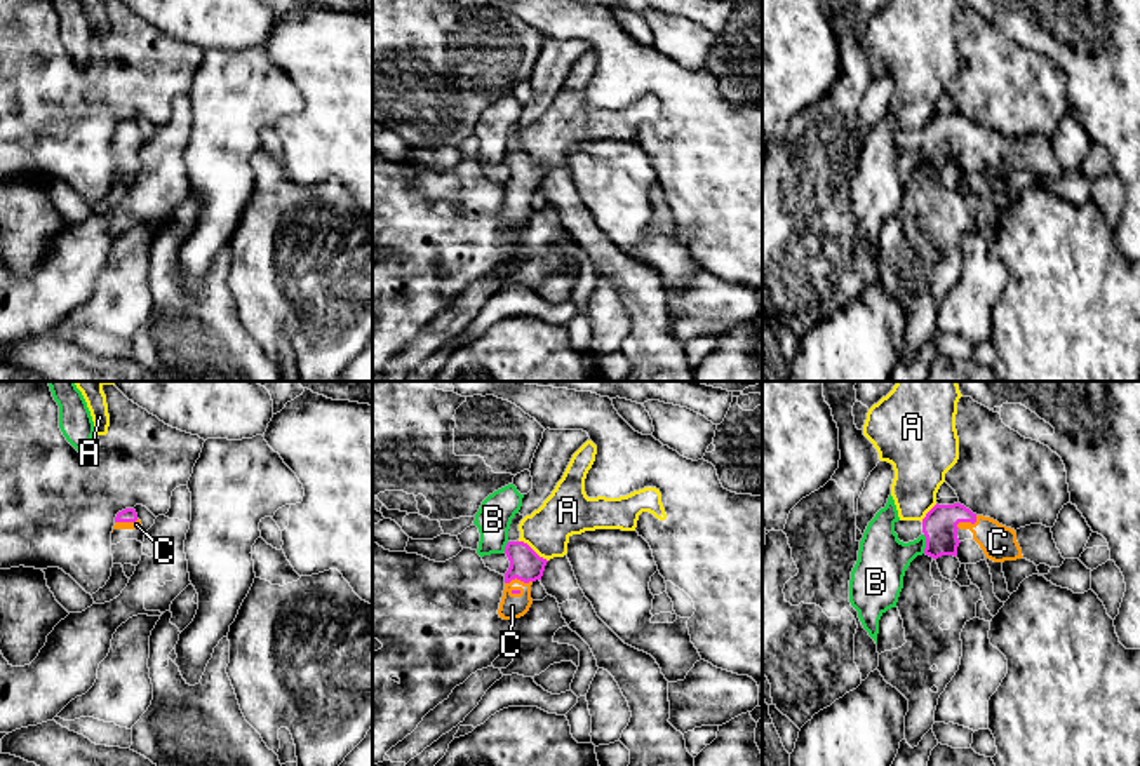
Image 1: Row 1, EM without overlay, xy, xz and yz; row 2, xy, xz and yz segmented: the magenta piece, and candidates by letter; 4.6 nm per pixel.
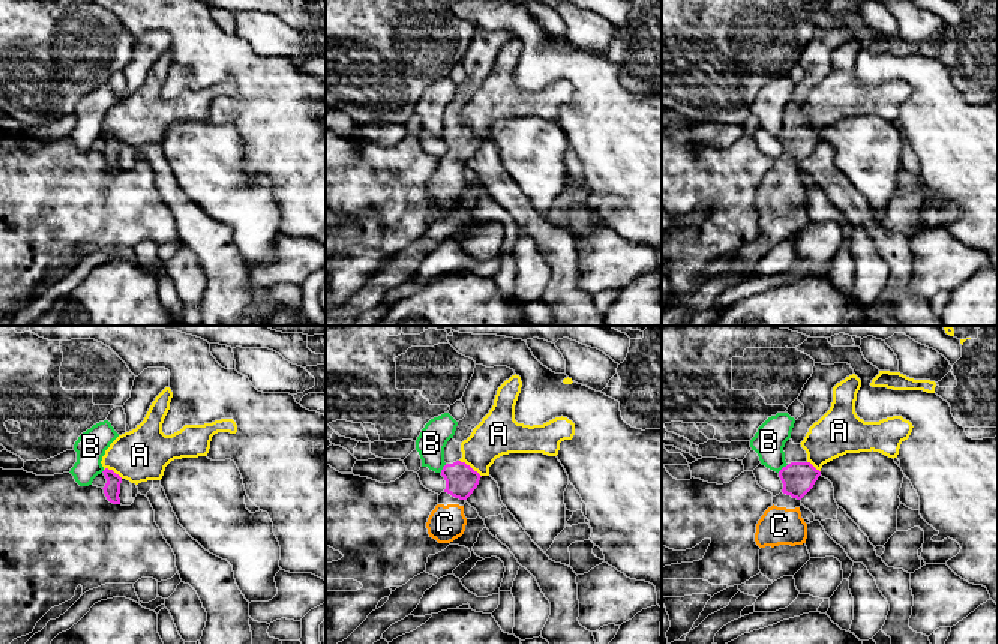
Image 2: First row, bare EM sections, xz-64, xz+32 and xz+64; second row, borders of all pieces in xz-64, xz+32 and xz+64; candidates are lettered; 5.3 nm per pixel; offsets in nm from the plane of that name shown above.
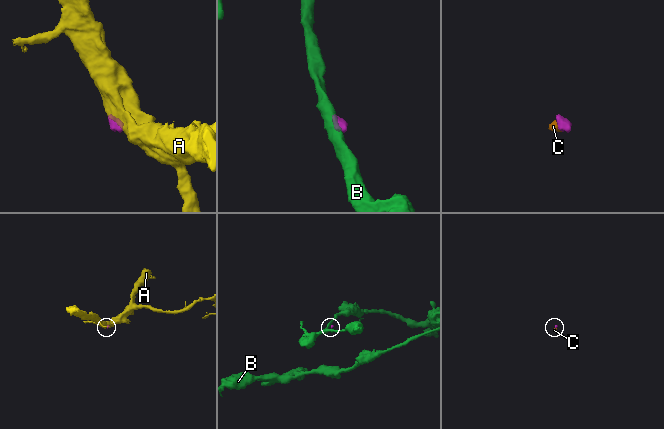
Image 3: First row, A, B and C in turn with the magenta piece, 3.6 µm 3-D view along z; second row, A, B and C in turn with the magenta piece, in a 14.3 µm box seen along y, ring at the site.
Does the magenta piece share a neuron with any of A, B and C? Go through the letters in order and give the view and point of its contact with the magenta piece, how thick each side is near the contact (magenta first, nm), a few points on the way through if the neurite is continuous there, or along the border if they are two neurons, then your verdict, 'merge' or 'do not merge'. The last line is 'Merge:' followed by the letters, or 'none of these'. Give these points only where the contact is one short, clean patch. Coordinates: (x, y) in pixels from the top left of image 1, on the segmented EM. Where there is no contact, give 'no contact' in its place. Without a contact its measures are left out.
A: xz (531, 549) | 150/220 nm | along xz (519, 540), (526, 542), (547, 561) | do not merge
B: yz (926, 544) | 160/240 nm | along yz (923, 535), (925, 552) | do not merge
C: yz (968, 521) | 160/160 nm | across yz (940, 528), (947, 521), (968, 521), (979, 524), (998, 542) | merge
Merge: C

